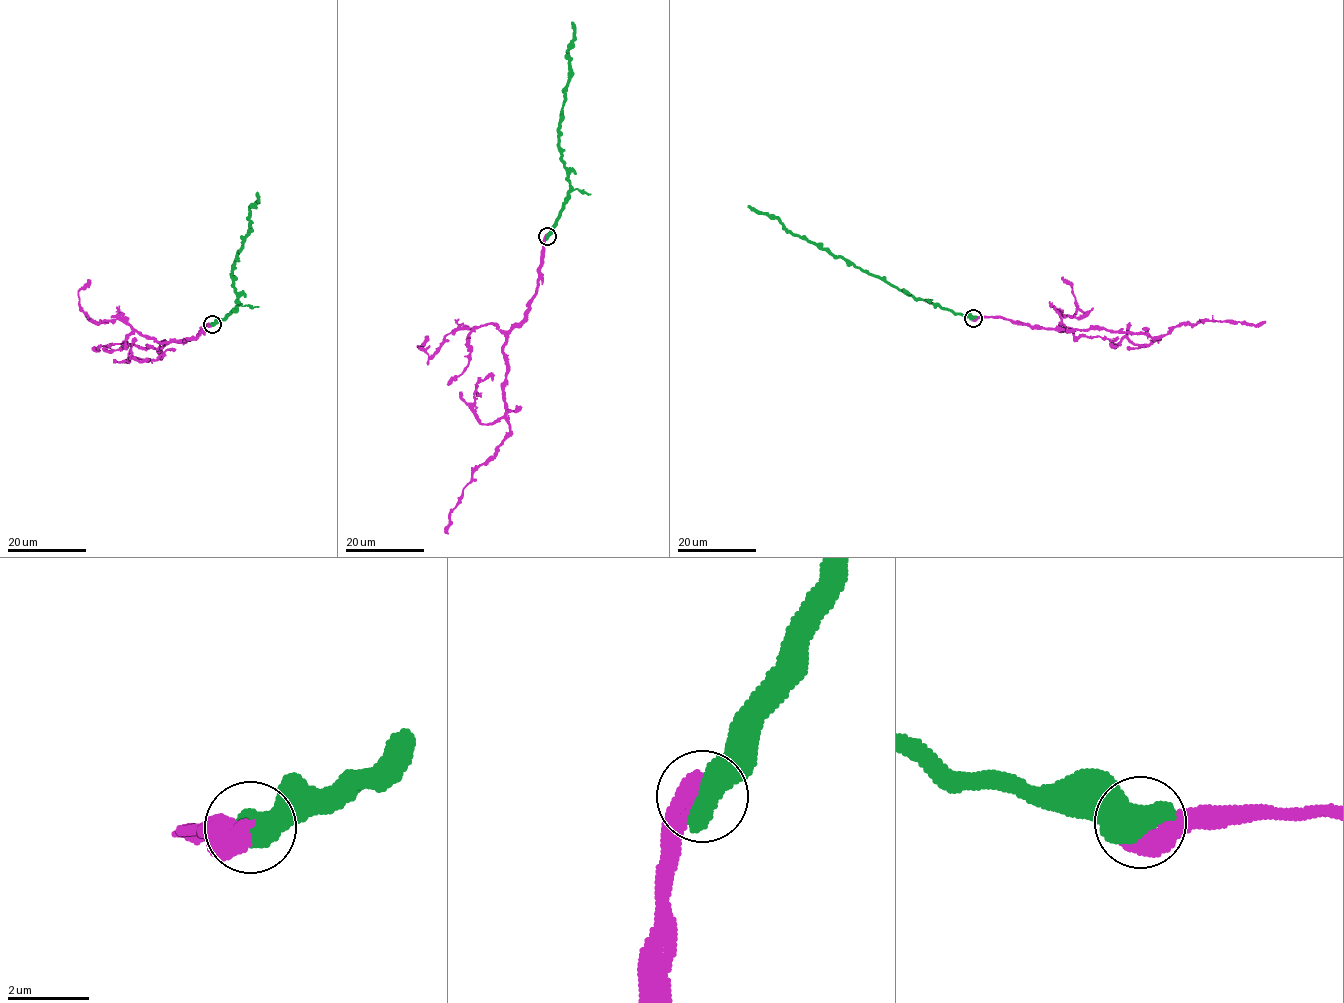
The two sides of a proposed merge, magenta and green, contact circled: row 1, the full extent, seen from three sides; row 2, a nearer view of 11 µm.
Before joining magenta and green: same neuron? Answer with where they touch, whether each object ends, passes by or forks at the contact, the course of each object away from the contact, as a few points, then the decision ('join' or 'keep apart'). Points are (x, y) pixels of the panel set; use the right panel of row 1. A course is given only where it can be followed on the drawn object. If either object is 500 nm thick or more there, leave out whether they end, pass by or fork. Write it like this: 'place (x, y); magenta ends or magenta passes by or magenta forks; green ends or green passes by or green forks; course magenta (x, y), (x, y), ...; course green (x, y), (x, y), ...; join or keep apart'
place (973, 318); course magenta (973, 317), (1003, 317), (1032, 326), (1101, 328), (1151, 337), (1199, 321), (1258, 325), (1266, 321); course green (973, 317), (916, 300), (794, 236), (777, 219), (748, 205); keep apart

